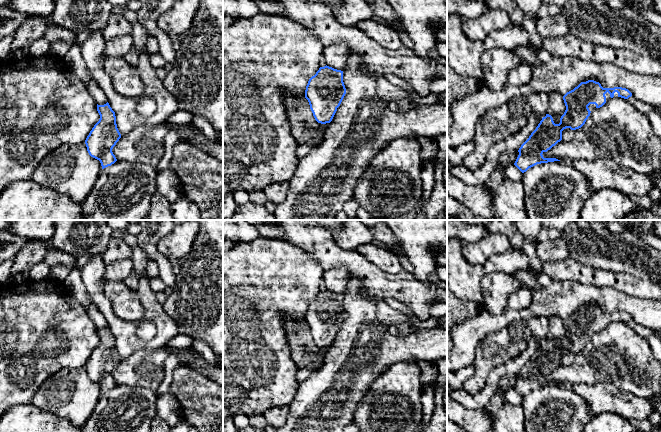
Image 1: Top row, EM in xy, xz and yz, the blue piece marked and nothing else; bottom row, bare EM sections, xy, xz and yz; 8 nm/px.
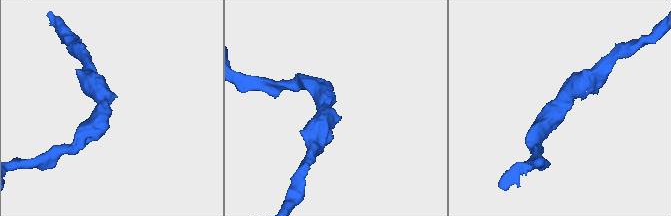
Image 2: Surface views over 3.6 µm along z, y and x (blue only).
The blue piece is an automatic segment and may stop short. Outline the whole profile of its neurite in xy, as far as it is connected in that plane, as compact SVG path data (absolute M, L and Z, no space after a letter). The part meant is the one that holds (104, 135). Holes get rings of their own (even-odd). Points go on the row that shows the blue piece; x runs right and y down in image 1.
M108 102L104 105L97 104L97 111L100 119L90 131L85 144L89 155L99 160L104 169L117 161L112 149L121 134L117 128L115 112Z

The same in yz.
M594 80L581 82L563 96L566 110L560 118L560 123L555 124L552 116L546 114L519 148L519 155L514 165L524 173L537 164L560 161L556 158L544 158L542 154L562 140L564 129L581 128L591 113L588 106L595 104L596 108L602 107L606 103L605 94L607 92L611 98L614 97L615 92L618 93L618 97L624 99L632 96L632 93L626 88L603 88L599 82Z

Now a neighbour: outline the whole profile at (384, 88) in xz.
M384 76L377 77L376 92L387 103L391 101L396 102L400 110L404 112L418 106L401 87L391 84Z

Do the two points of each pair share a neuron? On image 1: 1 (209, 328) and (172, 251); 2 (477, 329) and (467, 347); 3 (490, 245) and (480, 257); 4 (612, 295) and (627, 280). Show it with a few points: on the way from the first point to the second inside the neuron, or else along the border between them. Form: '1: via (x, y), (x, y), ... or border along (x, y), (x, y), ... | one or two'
1: border along (193, 241), (190, 253), (180, 261) | two
2: via (473, 333), (467, 339), (467, 343) | one
3: via (487, 248), (481, 254) | one
4: border along (594, 285), (611, 286), (639, 298) | two

